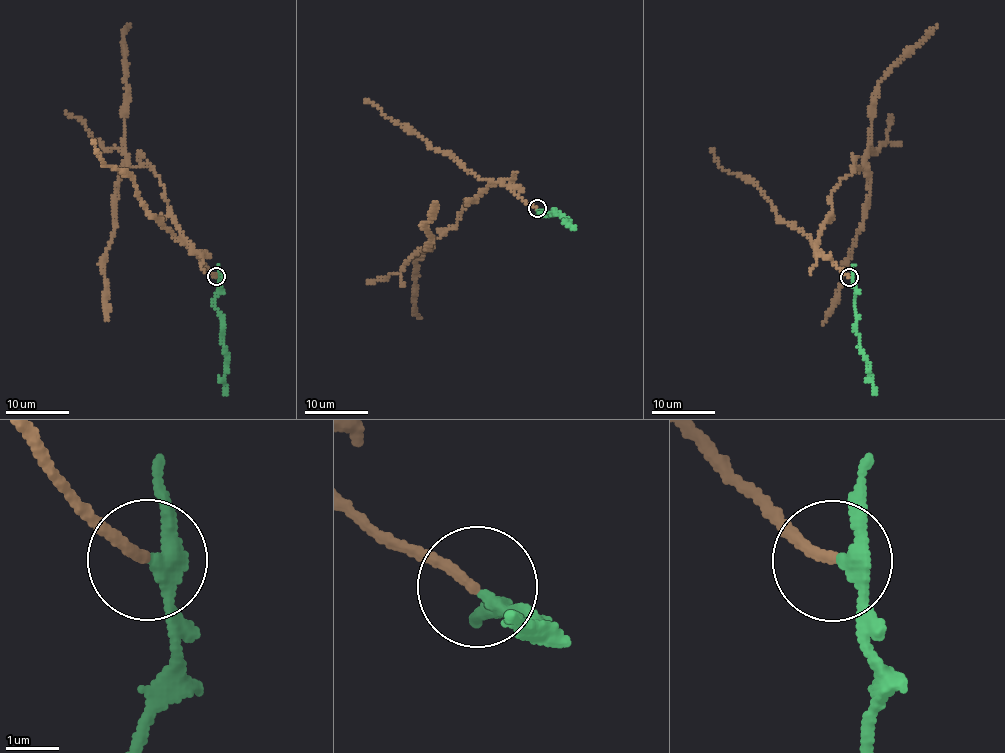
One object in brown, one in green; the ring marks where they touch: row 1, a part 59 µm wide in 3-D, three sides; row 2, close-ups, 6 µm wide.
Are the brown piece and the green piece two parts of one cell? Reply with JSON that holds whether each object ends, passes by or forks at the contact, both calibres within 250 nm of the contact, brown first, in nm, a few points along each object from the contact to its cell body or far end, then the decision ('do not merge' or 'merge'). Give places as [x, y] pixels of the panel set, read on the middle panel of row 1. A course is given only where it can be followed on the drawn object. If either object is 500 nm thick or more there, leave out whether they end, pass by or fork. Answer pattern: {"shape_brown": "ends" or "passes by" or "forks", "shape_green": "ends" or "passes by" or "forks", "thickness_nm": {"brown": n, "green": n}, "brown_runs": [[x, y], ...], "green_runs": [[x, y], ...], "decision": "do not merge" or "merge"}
{"shape_brown": "ends", "shape_green": "passes by", "thickness_nm": {"brown": 190, "green": 240}, "brown_runs": [[537, 208], [496, 183], [468, 202], [458, 225], [427, 249], [431, 235], [424, 223], [436, 201]], "green_runs": [[537, 209], [561, 213], [576, 228]], "decision": "do not merge"}

